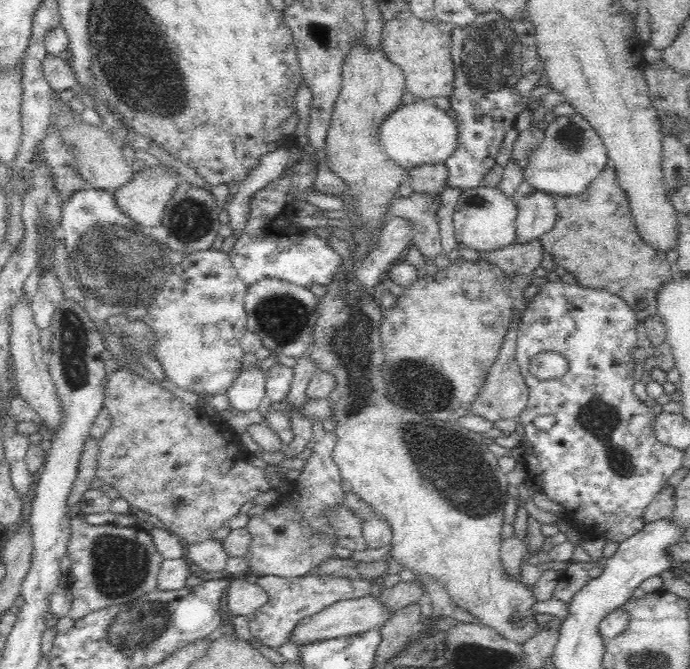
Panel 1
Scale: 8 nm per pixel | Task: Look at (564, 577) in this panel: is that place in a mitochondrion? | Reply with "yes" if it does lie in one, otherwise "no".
no

